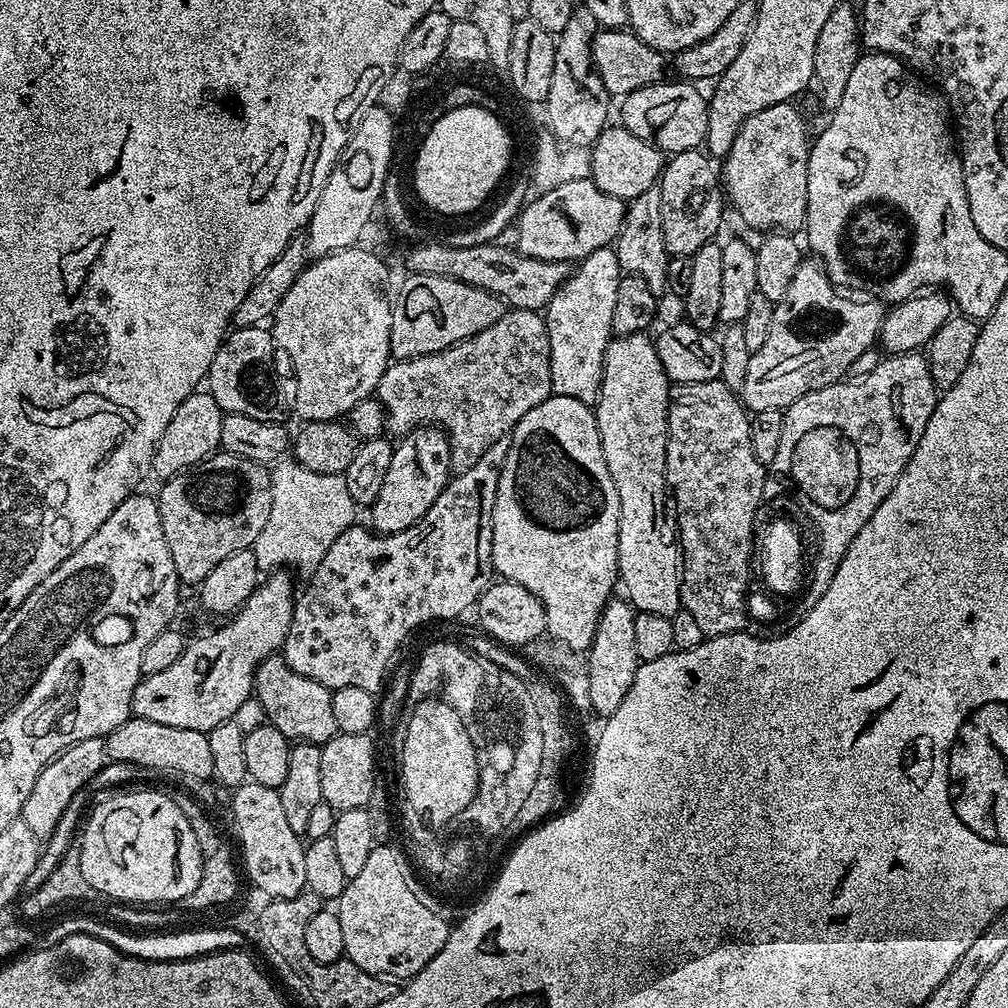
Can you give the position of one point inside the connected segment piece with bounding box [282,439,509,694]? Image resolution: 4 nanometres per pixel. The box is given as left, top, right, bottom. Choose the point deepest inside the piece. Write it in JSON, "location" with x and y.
{"location":[372,590]}

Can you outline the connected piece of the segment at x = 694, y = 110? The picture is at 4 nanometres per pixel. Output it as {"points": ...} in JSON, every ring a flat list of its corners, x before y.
{"points":[[661,82,634,90,623,97,619,123,634,138,642,138,659,148,665,154,685,152,691,148,700,148,705,143,706,122,708,121,708,101,705,93,700,93,695,83]]}

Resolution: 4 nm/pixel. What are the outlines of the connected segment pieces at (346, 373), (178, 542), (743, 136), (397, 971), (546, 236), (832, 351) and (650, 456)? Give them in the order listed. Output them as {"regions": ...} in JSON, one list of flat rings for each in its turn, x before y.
{"regions":[[[364,246,343,248,329,256,315,259,286,290,286,298,270,321,275,347,288,355,296,375,296,412,301,421,334,420,347,417,358,402,369,399,380,385,390,361,390,322,393,297,388,297,388,268]],[[220,450,209,456,203,464,179,476,172,476,159,485,160,496,157,495,155,501,162,518,162,534,166,534,166,546,170,550,170,558,174,558,176,579,181,585,200,585,206,574,218,566,218,562,230,558,230,554,251,549,258,534,262,534,262,526,266,526,266,518,270,518,271,481,265,465]],[[795,103,766,106,758,114,750,114,734,138,734,146,722,157,722,188,729,205,736,207,736,212,760,234,772,234,777,230,796,230,808,218,808,150,810,135,804,129,804,116,796,109]],[[391,842,370,850,370,858,364,869,353,880,349,880,342,890,335,914,342,922,344,956,352,960,354,966,381,978,397,976,400,982,404,982,416,976,418,970,422,970,422,966,426,966,426,962,430,962,430,958,434,958,434,954,446,946,446,938,452,933,454,924,448,921,443,906,432,900,433,893,424,892,425,885,414,871,414,865,405,849,395,846]],[[590,178,575,180,574,182,562,182,562,186,554,186,549,192,540,192,537,197,537,200,532,198,524,204,514,224,517,244,515,247,521,256,529,256,539,260,579,262,586,259,594,250,609,247,615,241,624,221,625,201,598,190,596,183]],[[805,259,792,280,790,290,775,301,770,334,762,350,752,353,746,370,742,403,749,413,779,408,787,410,798,398,831,384,839,384,864,356,871,344,877,343,885,309,875,299,859,304,851,295,842,294,827,276,824,265]],[[639,332,633,336,617,336,608,342,600,397,594,411,598,422,598,434,620,503,618,526,619,583,624,584,623,595,636,612,673,616,681,611,680,583,684,573,684,552,680,548,680,533,676,526,676,514,670,507,670,489,664,477,666,470,666,446,668,445,668,393,670,381,658,362,656,346,651,335]]]}

